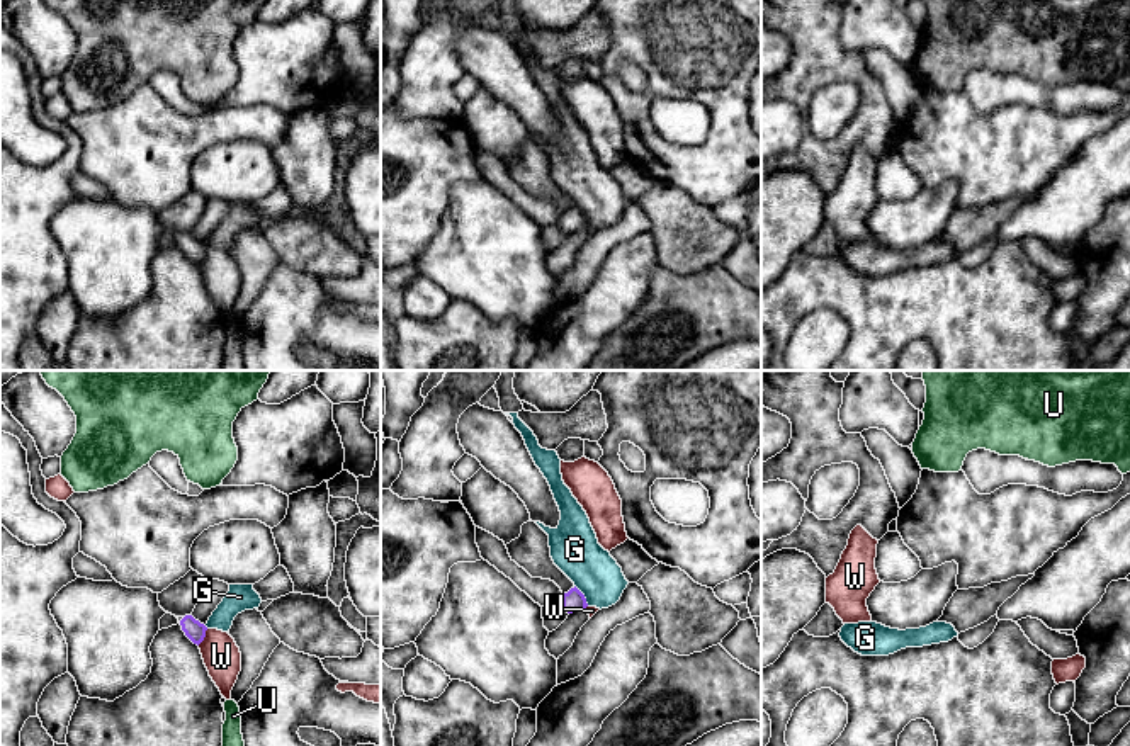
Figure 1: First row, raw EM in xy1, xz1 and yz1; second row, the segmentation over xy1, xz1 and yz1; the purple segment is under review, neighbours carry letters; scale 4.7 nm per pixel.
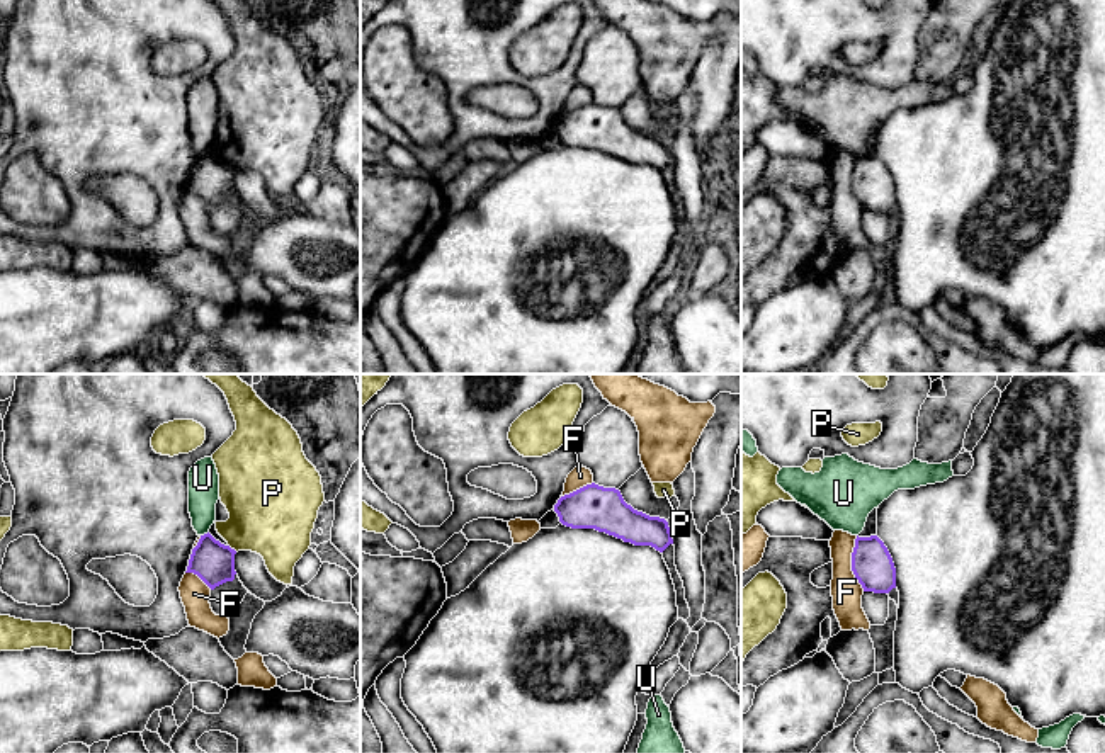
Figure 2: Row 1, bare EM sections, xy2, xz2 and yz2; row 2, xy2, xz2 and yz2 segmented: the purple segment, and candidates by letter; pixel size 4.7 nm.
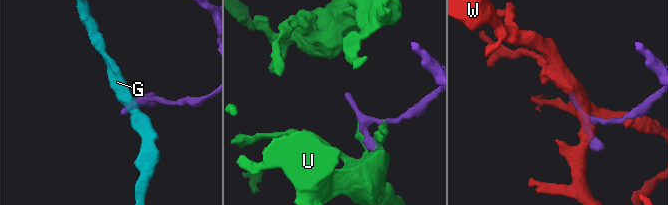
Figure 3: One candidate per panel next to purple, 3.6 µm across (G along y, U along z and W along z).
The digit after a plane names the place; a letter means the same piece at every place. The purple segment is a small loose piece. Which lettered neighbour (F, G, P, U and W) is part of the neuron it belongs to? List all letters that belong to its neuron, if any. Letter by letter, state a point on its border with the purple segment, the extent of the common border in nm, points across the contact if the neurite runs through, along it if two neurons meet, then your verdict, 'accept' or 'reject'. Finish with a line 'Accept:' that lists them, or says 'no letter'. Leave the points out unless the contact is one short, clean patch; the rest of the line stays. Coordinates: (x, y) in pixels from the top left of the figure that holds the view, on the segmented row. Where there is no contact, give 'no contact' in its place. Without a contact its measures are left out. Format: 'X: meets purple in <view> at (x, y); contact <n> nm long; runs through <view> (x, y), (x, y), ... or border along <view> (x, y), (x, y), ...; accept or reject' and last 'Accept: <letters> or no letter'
F: meets purple in yz2 at (852, 563); contact 260 nm long; border along yz2 (855, 536), (852, 573), (864, 590); reject
G: meets purple in xz1 at (583, 595); contact 120 nm long; border along xz1 (575, 585), (588, 605); reject
P: meets purple in xy2 at (233, 549); contact 60 nm long; border along xy2 (228, 544), (237, 551); reject
U: meets purple in xy2 at (204, 534); contact 50 nm long; reject
W: meets purple in xy1 at (204, 636); contact 90 nm long; reject
Accept: no letter

